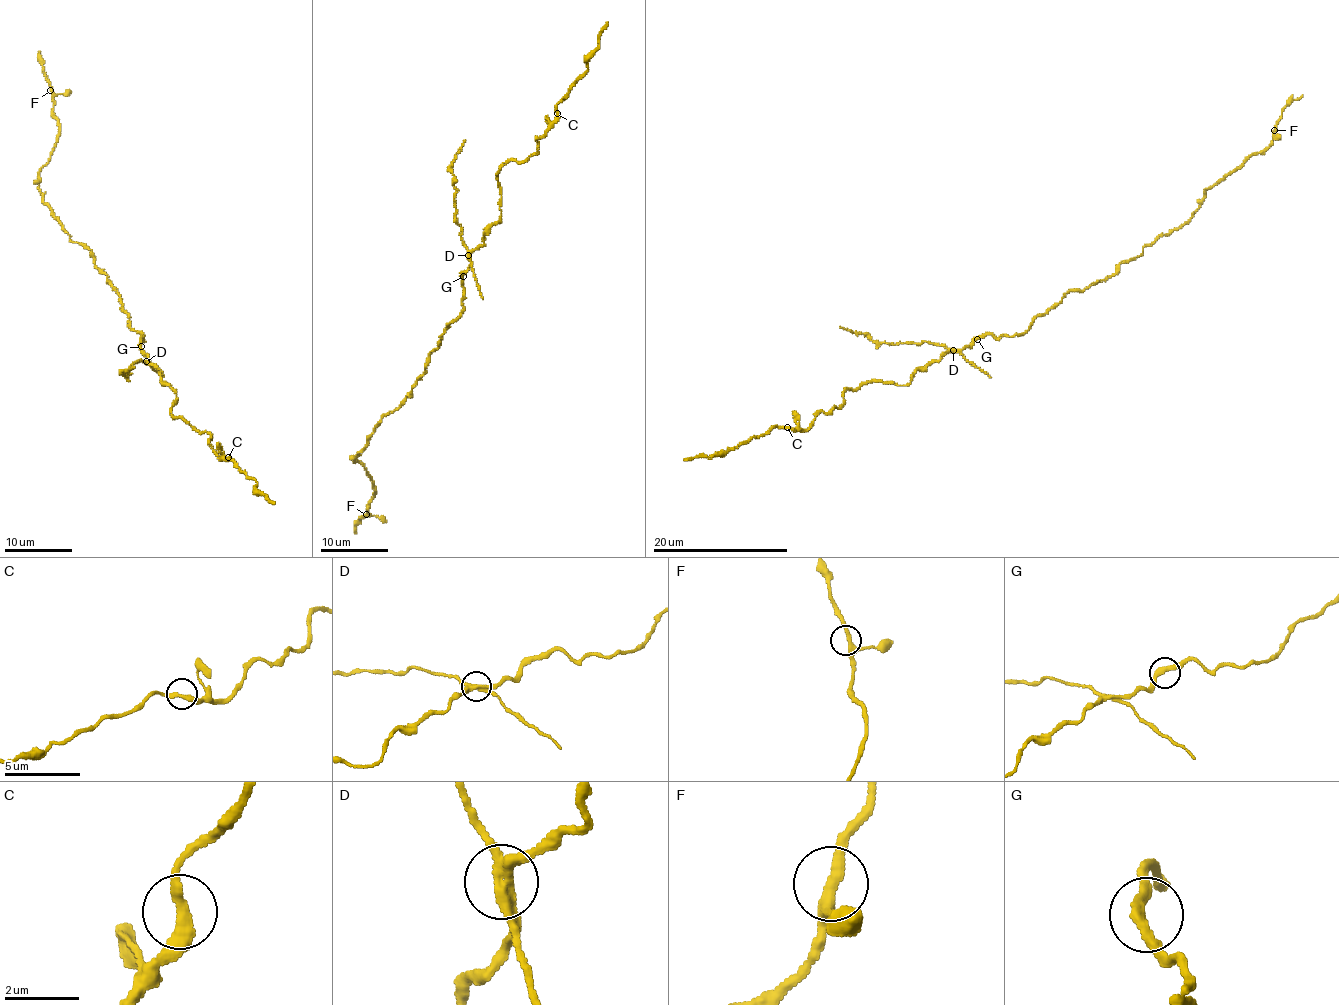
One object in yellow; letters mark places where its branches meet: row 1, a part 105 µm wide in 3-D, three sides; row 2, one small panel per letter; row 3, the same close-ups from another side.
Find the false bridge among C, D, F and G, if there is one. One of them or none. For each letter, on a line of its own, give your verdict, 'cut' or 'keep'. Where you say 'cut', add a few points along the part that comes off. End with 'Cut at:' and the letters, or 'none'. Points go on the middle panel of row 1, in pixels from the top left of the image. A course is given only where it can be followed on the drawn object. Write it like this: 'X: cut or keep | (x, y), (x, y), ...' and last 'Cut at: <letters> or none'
C: keep
D: cut | (469, 255), (461, 236), (461, 226), (457, 223), (451, 167), (454, 155), (465, 140)
F: keep
G: keep
Cut at: D

